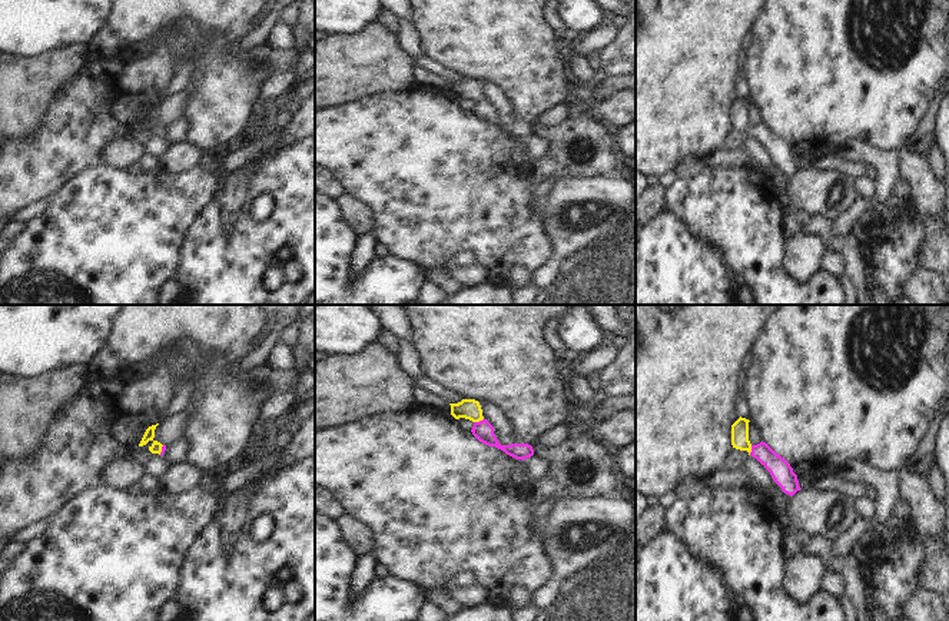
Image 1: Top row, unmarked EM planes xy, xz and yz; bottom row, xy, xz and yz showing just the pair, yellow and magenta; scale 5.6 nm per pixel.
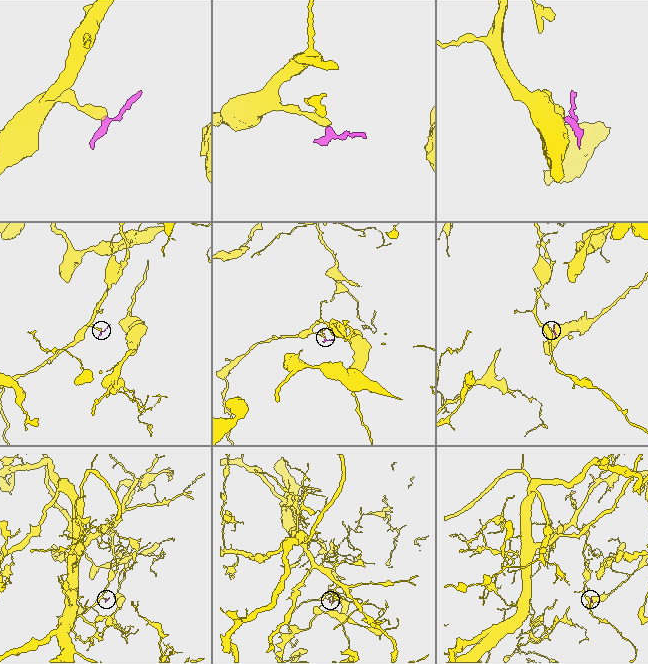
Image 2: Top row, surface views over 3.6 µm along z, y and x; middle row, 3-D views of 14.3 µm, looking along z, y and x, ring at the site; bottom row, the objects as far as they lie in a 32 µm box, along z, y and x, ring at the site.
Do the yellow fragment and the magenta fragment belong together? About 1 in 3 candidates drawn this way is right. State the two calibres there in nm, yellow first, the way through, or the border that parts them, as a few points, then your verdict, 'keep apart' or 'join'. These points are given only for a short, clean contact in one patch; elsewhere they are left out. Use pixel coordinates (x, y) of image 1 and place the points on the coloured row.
110/110 nm | across xz (470, 409), (478, 421), (483, 431) | join

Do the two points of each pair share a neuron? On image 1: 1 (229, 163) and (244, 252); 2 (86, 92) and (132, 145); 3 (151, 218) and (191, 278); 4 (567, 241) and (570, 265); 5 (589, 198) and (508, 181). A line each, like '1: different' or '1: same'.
1: different
2: different
3: different
4: different
5: different

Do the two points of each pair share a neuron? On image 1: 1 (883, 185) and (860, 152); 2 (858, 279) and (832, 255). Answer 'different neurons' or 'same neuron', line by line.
1: same neuron
2: different neurons

